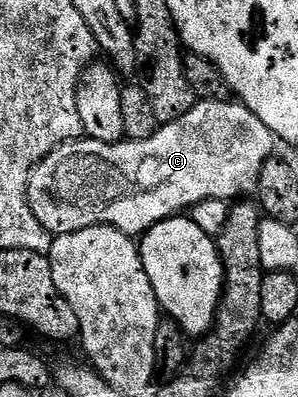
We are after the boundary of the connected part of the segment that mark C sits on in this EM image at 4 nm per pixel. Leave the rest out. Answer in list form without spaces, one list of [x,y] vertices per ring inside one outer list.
[[[198,99],[187,113],[159,127],[152,139],[123,139],[116,143],[79,139],[57,145],[30,172],[26,194],[36,219],[40,219],[52,235],[84,231],[84,227],[97,225],[141,235],[164,218],[185,214],[202,201],[229,202],[253,194],[258,187],[260,171],[264,171],[264,163],[275,156],[274,145],[273,131],[264,127],[264,123],[260,123],[257,115],[245,105],[230,99]]]

